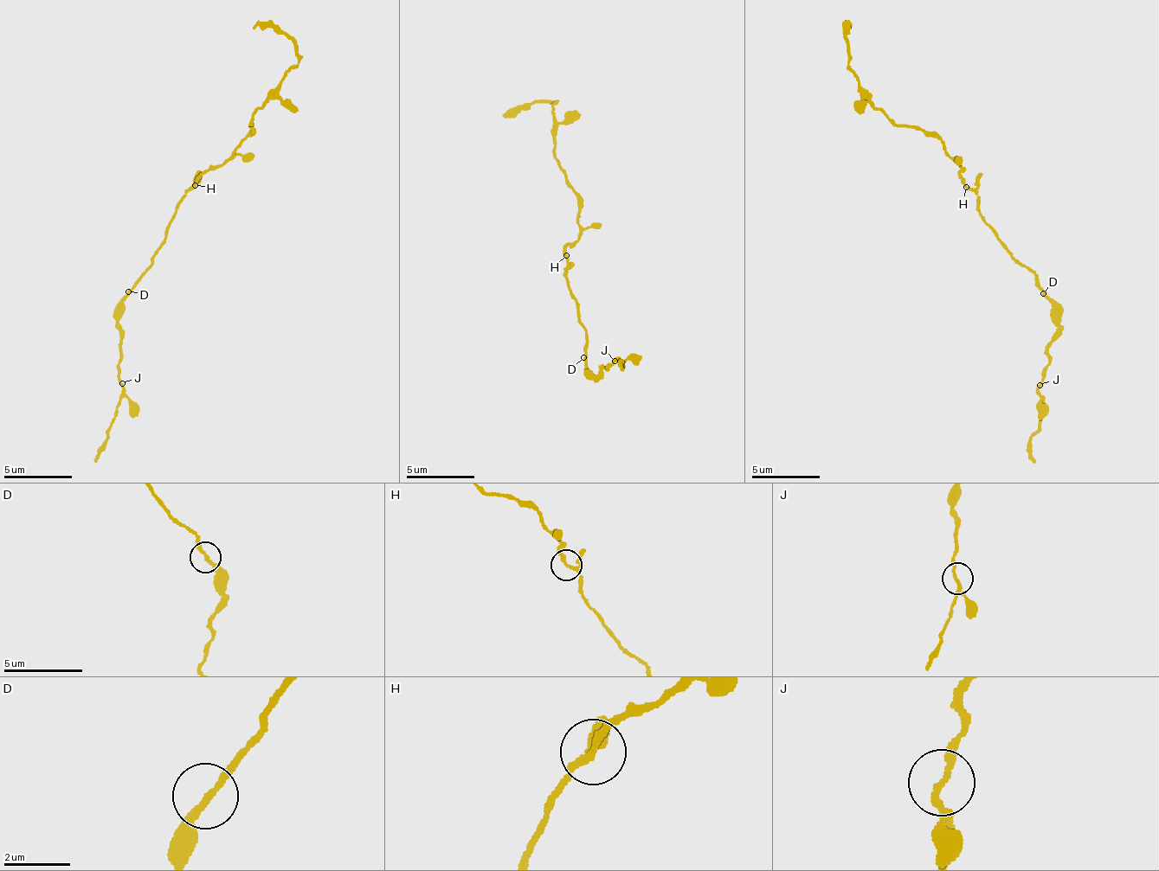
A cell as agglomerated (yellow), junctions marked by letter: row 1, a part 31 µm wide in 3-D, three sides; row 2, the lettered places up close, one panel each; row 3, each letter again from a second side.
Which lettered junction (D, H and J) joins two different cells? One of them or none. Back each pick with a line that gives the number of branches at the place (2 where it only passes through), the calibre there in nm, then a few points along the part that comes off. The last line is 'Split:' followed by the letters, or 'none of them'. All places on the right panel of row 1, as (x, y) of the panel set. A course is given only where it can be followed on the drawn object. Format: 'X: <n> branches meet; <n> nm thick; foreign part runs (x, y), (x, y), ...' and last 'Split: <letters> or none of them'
Split: none of them

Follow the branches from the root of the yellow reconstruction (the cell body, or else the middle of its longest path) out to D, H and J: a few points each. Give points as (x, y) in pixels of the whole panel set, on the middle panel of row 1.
D: (565, 276), (568, 276), (566, 279), (580, 308), (579, 325), (588, 340), (586, 343), (589, 347), (583, 357)
H: (565, 276), (569, 265), (567, 254)
J: (565, 276), (588, 340), (586, 368), (598, 376), (614, 361)

